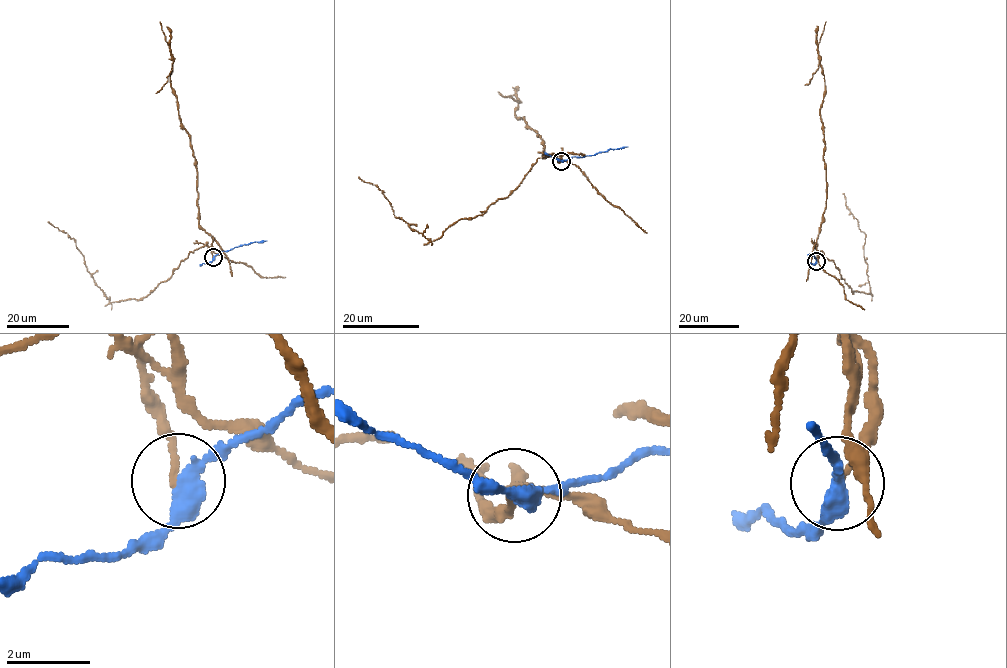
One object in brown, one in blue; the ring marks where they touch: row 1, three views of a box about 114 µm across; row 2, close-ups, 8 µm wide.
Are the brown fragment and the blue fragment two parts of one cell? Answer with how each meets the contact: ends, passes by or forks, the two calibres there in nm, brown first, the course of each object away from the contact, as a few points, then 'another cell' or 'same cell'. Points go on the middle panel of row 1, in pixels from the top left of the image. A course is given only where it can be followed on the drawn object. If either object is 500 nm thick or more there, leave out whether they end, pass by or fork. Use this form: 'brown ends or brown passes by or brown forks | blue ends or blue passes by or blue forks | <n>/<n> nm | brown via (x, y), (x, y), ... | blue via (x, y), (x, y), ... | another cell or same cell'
brown ends | blue passes by | 140/380 nm | brown via (561, 160), (540, 158), (508, 196), (483, 214), (459, 219), (431, 241), (395, 217), (382, 190), (358, 177) | blue via (561, 160), (628, 147) | another cell

